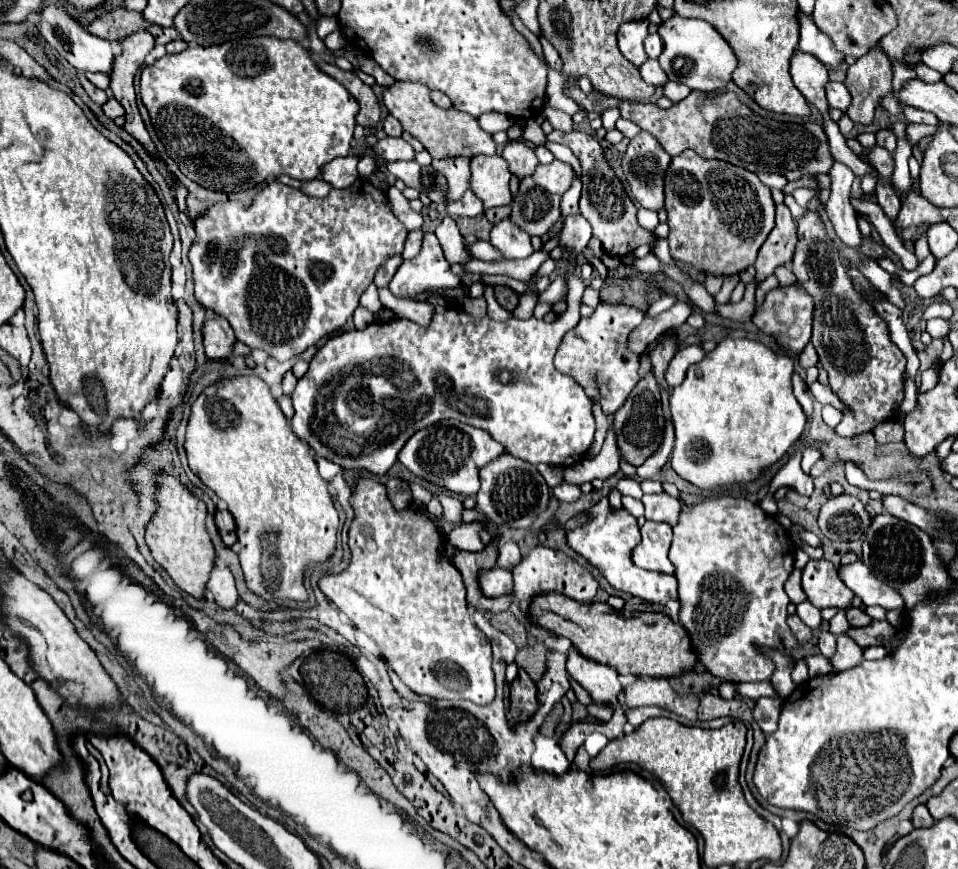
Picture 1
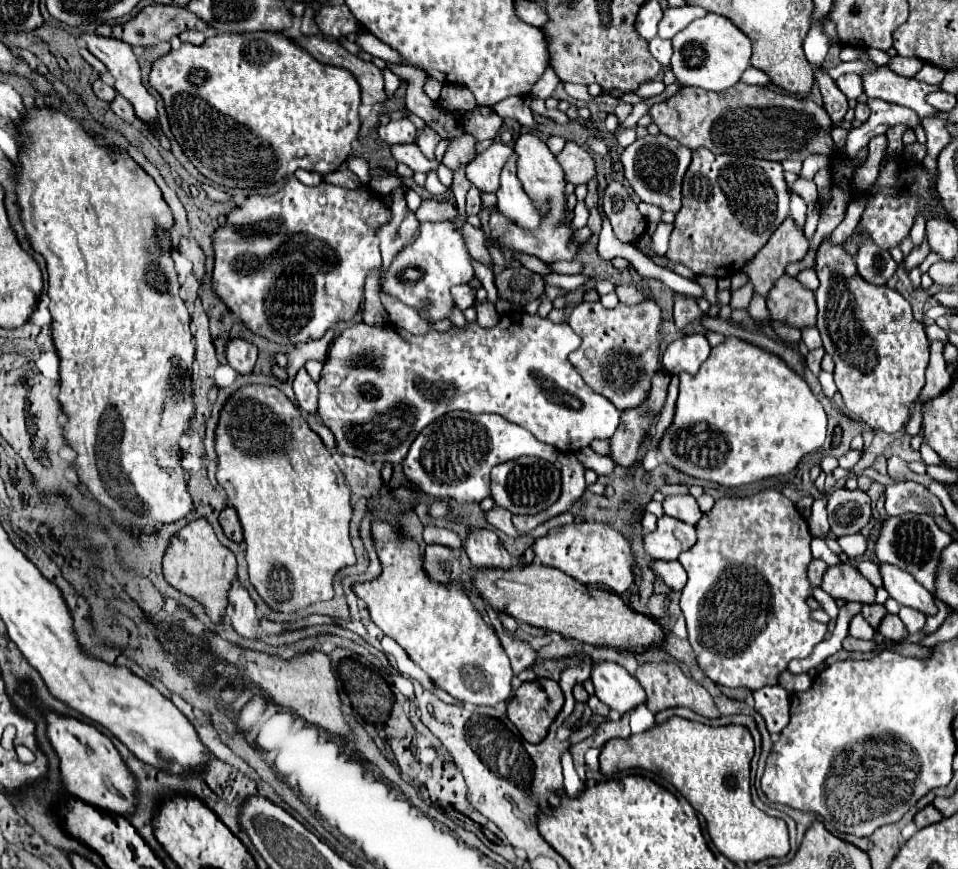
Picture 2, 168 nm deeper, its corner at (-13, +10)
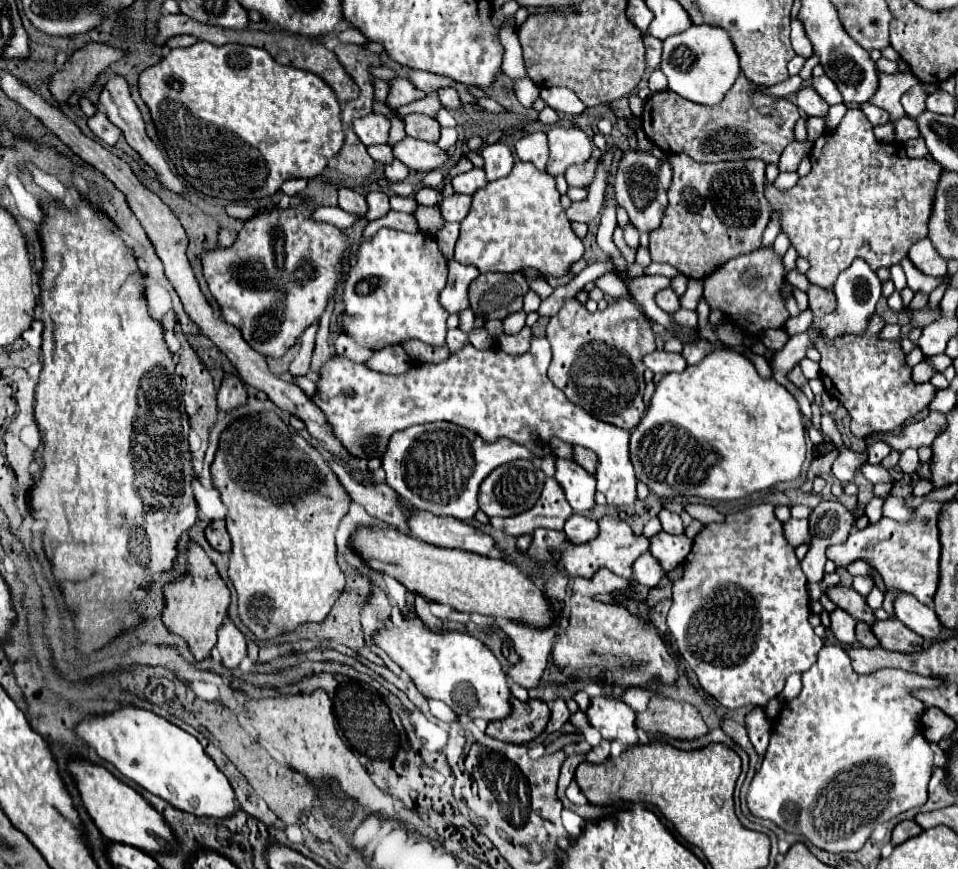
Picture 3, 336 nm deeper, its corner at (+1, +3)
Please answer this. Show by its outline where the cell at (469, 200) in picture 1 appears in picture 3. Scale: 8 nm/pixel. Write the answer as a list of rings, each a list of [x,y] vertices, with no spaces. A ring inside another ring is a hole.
[[[455,193],[451,197],[445,197],[439,205],[441,205],[441,213],[445,213],[445,221],[463,221],[465,213],[469,213],[471,197]]]

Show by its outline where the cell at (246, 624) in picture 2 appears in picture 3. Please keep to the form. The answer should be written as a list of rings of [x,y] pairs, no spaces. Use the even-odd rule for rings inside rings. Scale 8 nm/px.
[[[225,619],[225,623],[219,627],[217,651],[221,655],[221,661],[227,667],[239,667],[241,659],[247,657],[245,635],[235,627],[235,623],[231,619]]]

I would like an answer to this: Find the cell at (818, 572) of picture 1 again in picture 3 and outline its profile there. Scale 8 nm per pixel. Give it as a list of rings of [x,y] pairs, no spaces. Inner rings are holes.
[[[835,585],[835,587],[825,589],[825,595],[827,595],[837,607],[841,607],[843,611],[847,611],[853,619],[857,619],[857,621],[867,621],[869,625],[875,623],[875,617],[873,617],[871,607],[865,603],[865,597],[861,597],[855,589],[843,587],[843,585]]]

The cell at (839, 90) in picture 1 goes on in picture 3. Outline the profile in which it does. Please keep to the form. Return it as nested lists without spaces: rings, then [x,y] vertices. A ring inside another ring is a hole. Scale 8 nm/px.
[[[813,77],[813,89],[829,103],[829,105],[837,105],[837,103],[843,103],[843,97],[837,89],[837,85],[827,77]]]

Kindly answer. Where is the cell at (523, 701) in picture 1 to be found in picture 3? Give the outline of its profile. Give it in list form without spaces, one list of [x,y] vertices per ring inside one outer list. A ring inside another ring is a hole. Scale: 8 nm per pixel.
[[[513,697],[509,717],[501,721],[491,721],[485,733],[505,743],[527,745],[547,727],[549,715],[551,711],[545,701],[541,699],[519,701]]]

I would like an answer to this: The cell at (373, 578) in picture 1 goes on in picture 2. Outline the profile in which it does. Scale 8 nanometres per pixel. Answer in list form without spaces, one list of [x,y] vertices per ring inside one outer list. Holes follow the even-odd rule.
[[[373,522],[377,554],[383,566],[379,578],[355,584],[355,594],[367,602],[371,620],[393,638],[409,658],[421,666],[433,682],[453,698],[471,704],[495,706],[511,698],[513,670],[509,658],[489,624],[473,608],[463,582],[451,580],[451,588],[429,580],[423,572],[417,542],[397,536],[387,522]]]

